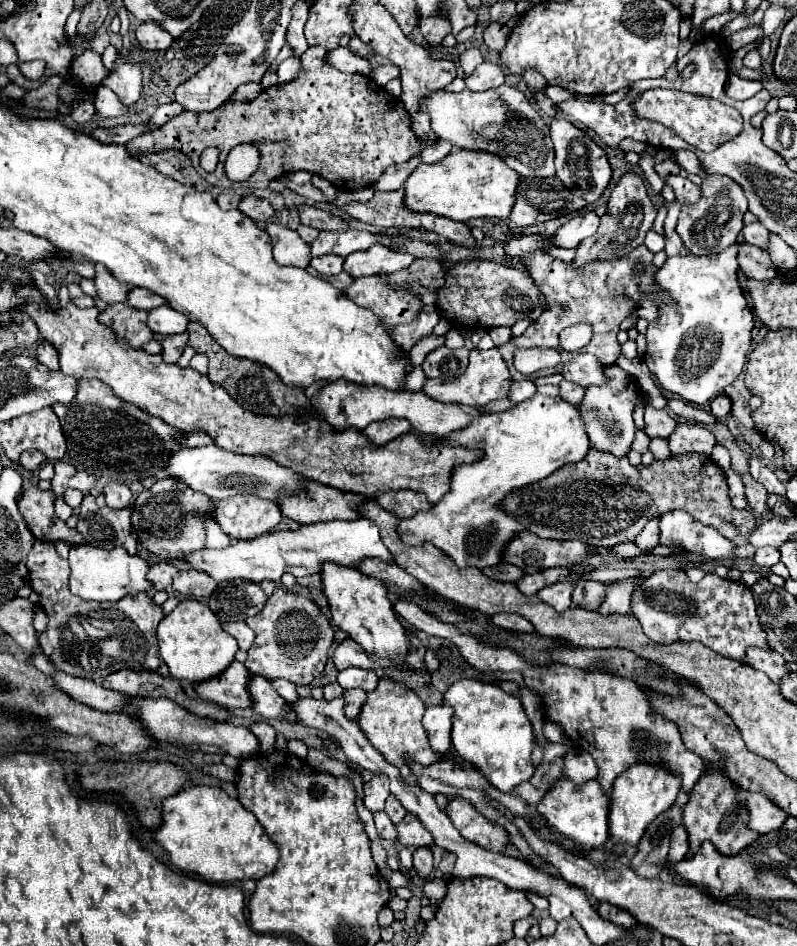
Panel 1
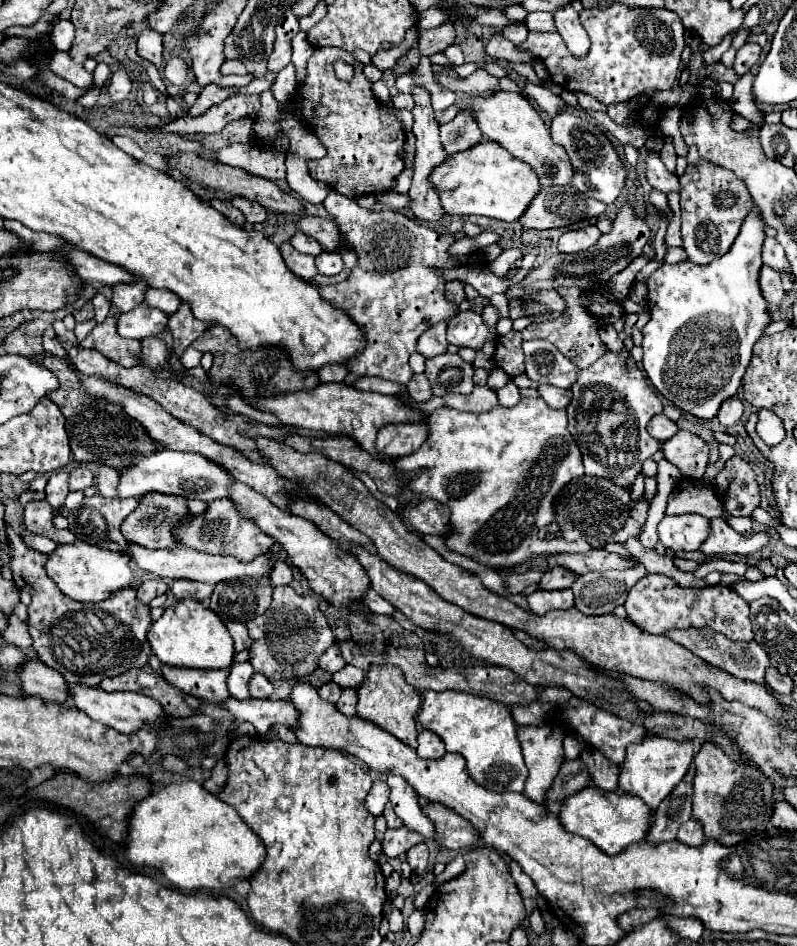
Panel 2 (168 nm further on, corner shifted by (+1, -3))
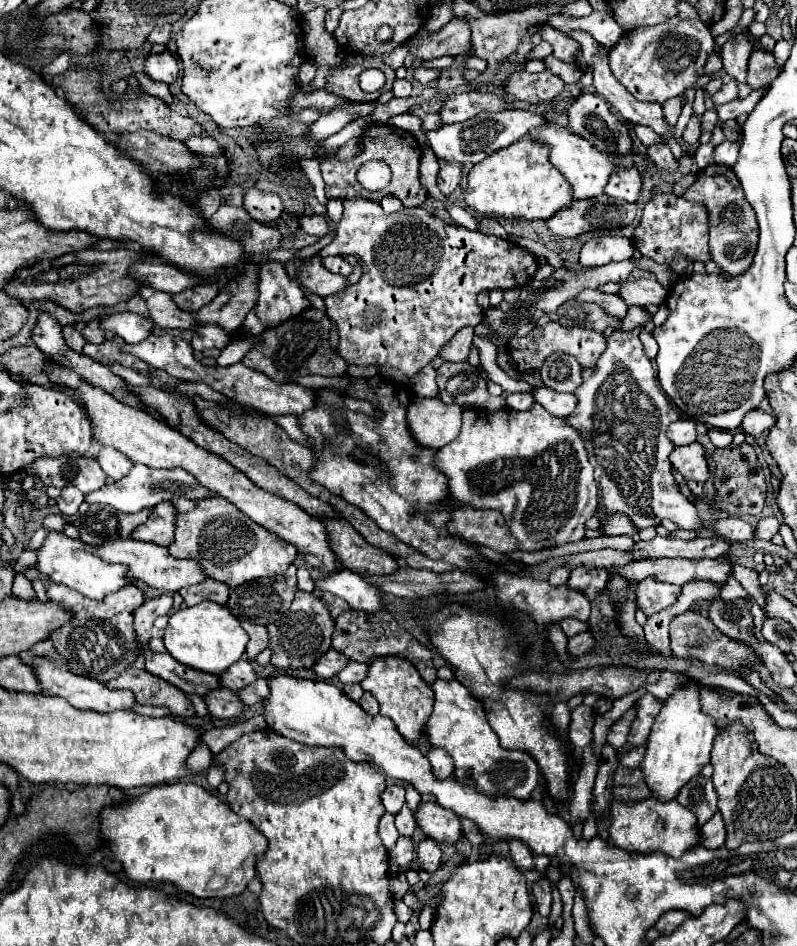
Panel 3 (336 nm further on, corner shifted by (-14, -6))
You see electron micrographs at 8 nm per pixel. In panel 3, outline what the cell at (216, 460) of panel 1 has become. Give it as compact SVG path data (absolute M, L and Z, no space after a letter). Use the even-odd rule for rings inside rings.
M134 465L126 477L120 481L108 483L100 487L98 491L92 491L86 495L86 503L90 505L106 505L110 509L122 511L122 513L136 513L140 509L152 509L160 501L170 501L174 497L186 497L186 499L204 499L212 497L212 491L198 485L198 481L184 469L152 469L146 465Z

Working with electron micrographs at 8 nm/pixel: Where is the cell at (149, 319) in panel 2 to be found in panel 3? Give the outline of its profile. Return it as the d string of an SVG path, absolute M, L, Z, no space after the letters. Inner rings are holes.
M122 311L122 313L114 313L114 315L102 313L98 317L98 321L100 321L100 327L104 327L104 331L112 331L126 343L144 341L154 327L154 323L148 317L140 317L132 311Z

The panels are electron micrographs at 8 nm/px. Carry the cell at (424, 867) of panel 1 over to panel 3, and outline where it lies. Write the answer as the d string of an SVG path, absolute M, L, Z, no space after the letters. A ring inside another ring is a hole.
M424 839L418 843L416 847L416 865L428 873L436 873L440 867L440 859L442 859L442 851L438 847L436 841L432 839Z

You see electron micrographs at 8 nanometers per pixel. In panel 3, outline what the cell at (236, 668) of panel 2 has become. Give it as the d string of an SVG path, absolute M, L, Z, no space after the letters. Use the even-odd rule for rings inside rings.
M240 659L236 665L232 665L232 669L224 671L222 675L218 675L218 679L220 679L222 687L238 691L238 689L254 683L256 681L256 673L254 673L254 669L250 667L250 663L246 659Z

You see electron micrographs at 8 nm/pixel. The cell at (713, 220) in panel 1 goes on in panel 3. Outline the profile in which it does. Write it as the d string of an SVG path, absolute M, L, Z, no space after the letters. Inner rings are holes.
M710 165L698 173L696 183L684 193L688 201L700 201L710 213L710 251L714 263L730 275L740 275L752 265L758 245L758 221L754 209L748 205L742 185L734 171L724 165Z

